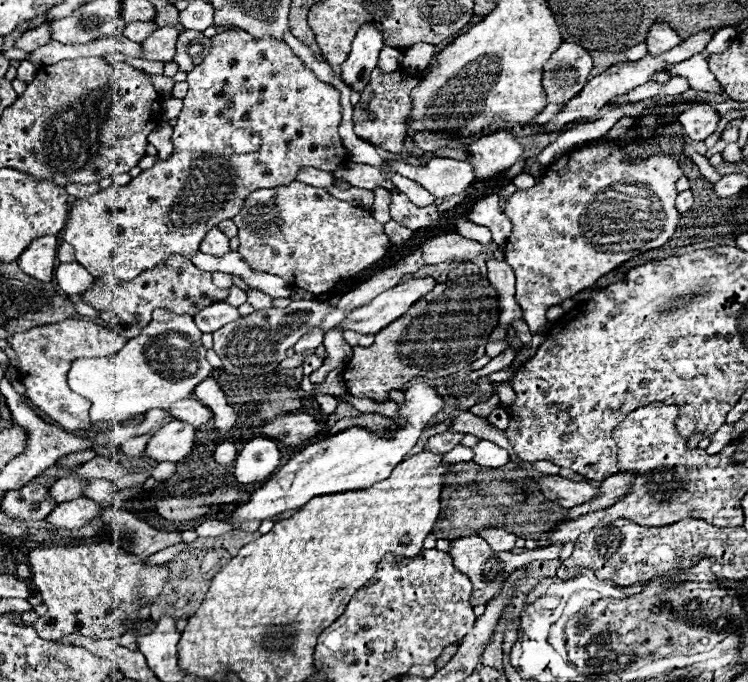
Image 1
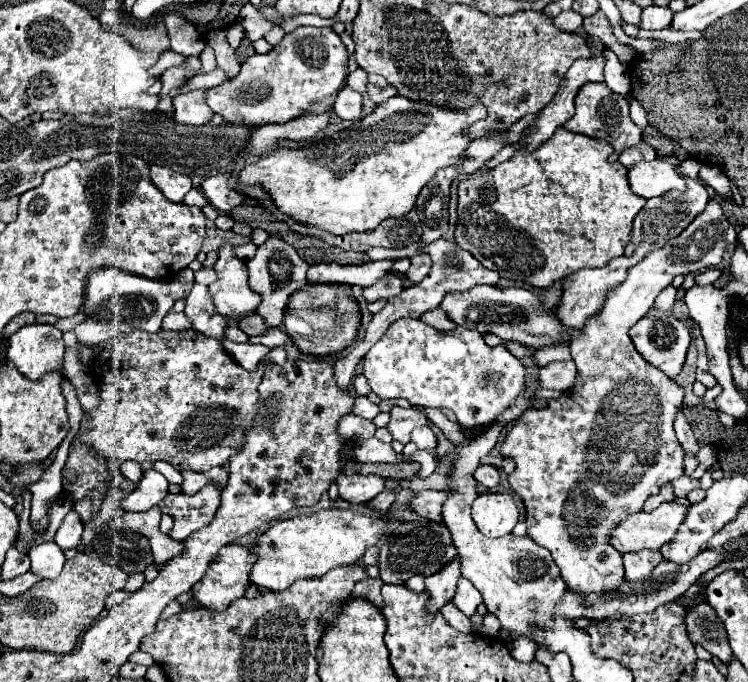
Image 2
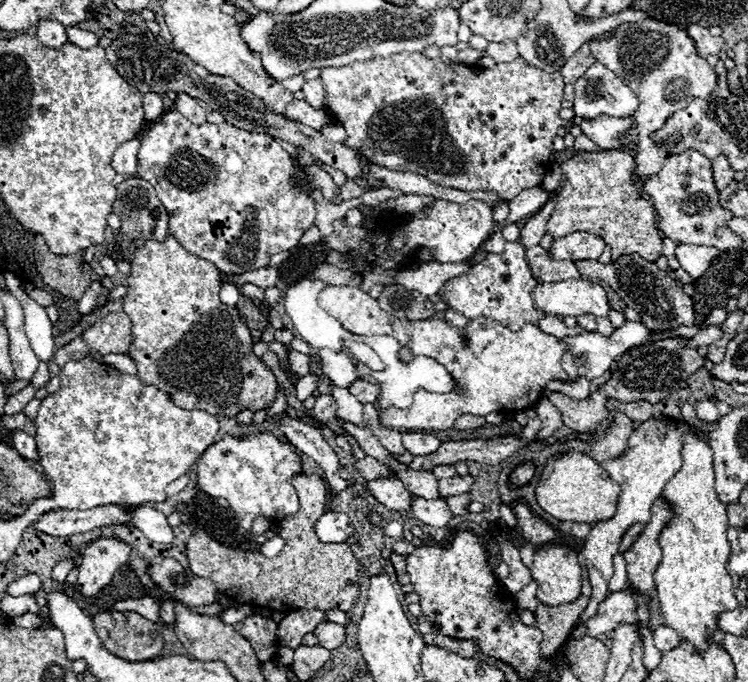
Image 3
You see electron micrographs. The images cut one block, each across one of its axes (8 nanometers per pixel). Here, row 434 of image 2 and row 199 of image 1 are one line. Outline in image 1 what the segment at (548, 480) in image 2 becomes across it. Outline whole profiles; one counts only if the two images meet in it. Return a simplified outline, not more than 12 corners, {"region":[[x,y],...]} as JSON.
{"region":[[638,118],[554,160],[504,204],[532,334],[672,238],[684,176],[628,160]]}

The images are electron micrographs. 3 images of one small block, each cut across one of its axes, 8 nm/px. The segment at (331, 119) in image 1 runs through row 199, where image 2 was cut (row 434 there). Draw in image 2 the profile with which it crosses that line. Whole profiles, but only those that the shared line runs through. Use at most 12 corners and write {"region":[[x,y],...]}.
{"region":[[196,330],[98,354],[76,440],[122,462],[226,466],[258,384]]}

